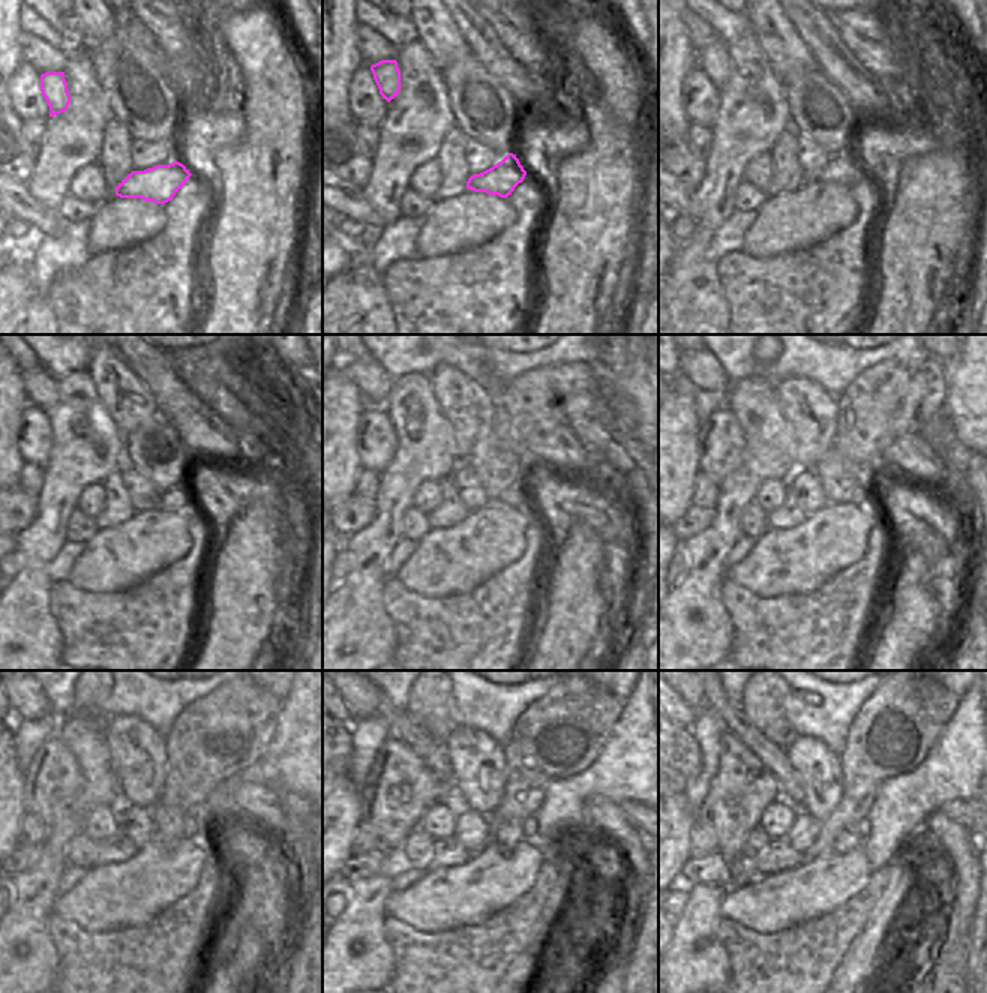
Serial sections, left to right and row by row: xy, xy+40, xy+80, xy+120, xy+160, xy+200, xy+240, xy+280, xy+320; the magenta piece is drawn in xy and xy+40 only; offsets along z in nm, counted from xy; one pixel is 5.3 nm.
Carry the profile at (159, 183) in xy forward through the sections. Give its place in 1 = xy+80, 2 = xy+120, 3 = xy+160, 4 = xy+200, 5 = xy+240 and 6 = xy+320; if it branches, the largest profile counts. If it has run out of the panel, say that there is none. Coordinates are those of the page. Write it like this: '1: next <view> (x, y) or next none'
1: next xy+80 (846, 168)
2: next xy+120 (177, 500)
3: next xy+160 (512, 497)
4: next xy+200 (861, 492)
5: next xy+240 (191, 828)
6: next xy+320 (864, 827)

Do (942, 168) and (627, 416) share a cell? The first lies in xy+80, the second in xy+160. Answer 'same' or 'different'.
different

